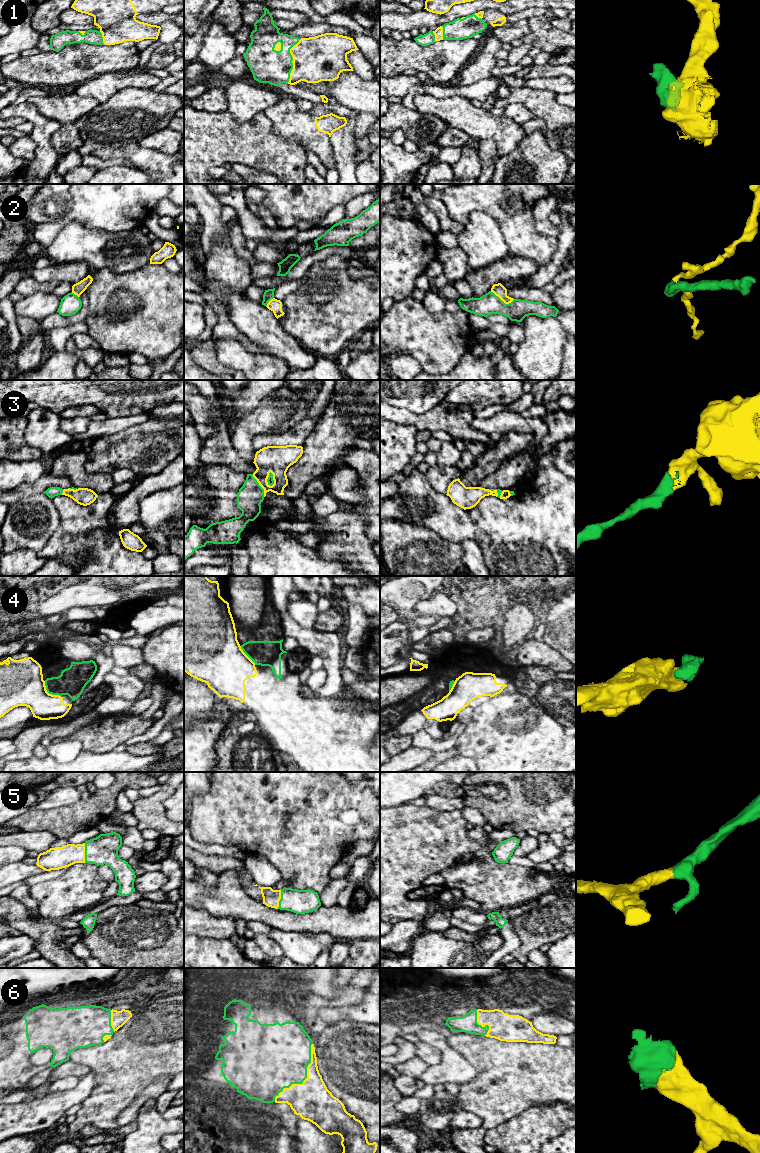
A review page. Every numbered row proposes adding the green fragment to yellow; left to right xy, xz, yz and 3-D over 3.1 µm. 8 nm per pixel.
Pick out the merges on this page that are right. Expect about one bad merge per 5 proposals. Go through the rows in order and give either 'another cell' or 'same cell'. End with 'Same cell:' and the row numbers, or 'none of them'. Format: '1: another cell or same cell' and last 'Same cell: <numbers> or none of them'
1: same cell
2: another cell
3: same cell
4: another cell
5: same cell
6: same cell
Same cell: 1, 3, 5, 6

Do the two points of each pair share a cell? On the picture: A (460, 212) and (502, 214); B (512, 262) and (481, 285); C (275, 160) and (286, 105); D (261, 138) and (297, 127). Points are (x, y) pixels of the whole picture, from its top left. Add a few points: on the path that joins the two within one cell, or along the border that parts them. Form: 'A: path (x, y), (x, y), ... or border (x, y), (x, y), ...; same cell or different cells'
A: path (470, 205), (492, 206); same cell
B: path (504, 269), (489, 277); same cell
C: border (266, 117), (279, 135), (301, 147); different cells
D: border (263, 114), (279, 135), (298, 144); different cells

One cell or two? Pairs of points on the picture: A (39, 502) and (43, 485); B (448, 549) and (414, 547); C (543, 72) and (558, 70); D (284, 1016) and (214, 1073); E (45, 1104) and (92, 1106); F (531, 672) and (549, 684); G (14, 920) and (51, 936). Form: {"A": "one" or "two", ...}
{"A": "two", "B": "one", "C": "one", "D": "one", "E": "two", "F": "one", "G": "one"}

